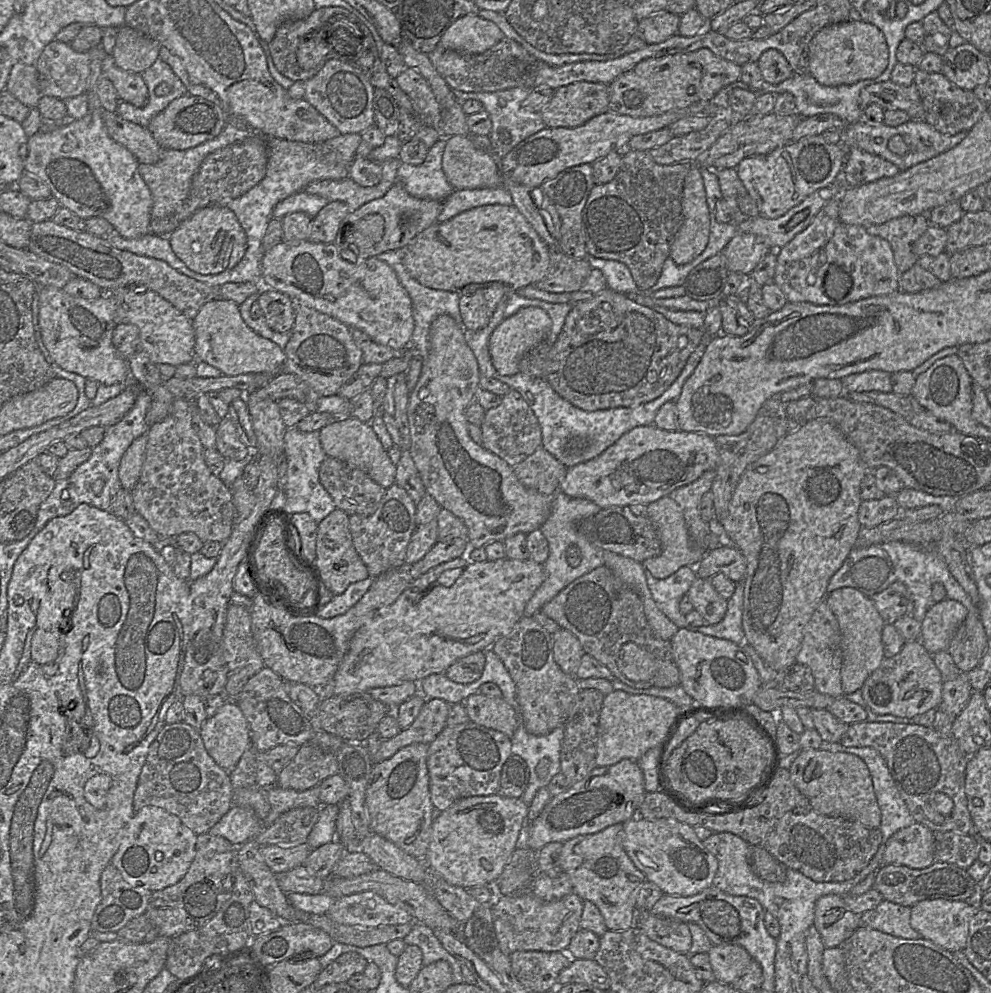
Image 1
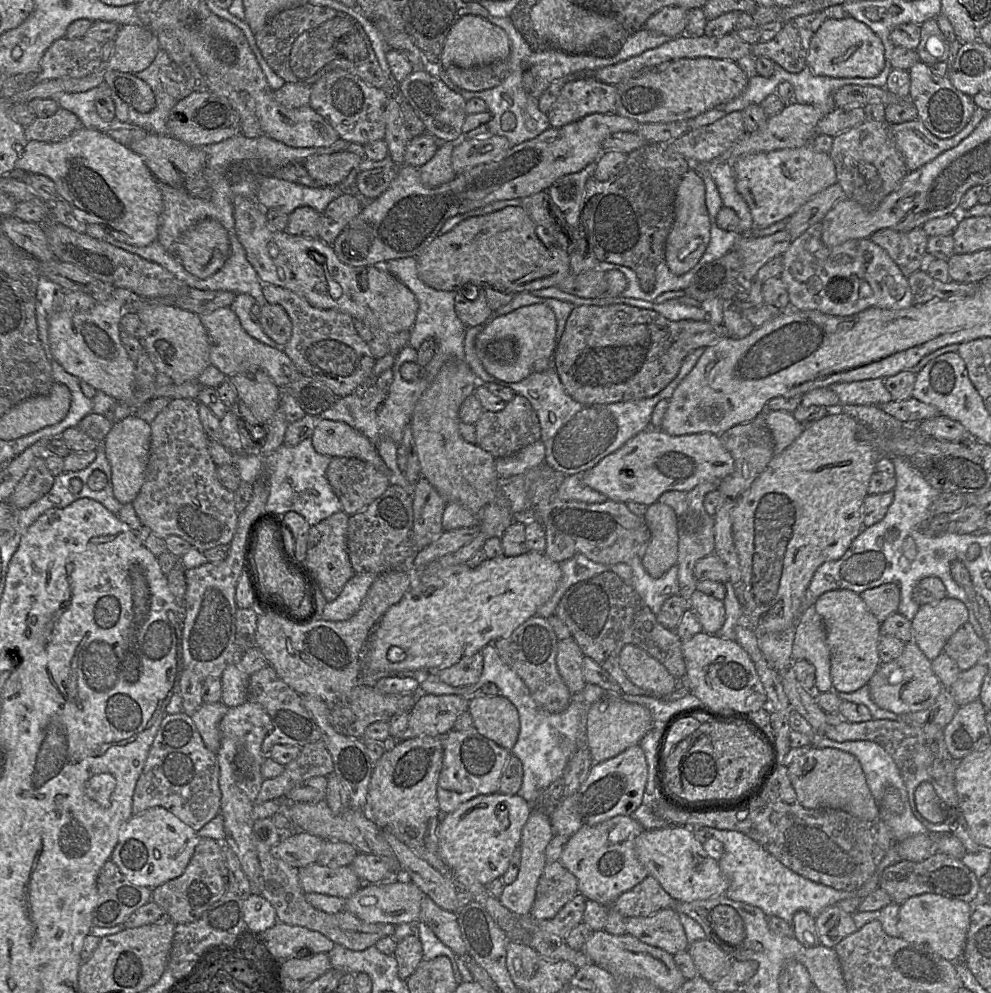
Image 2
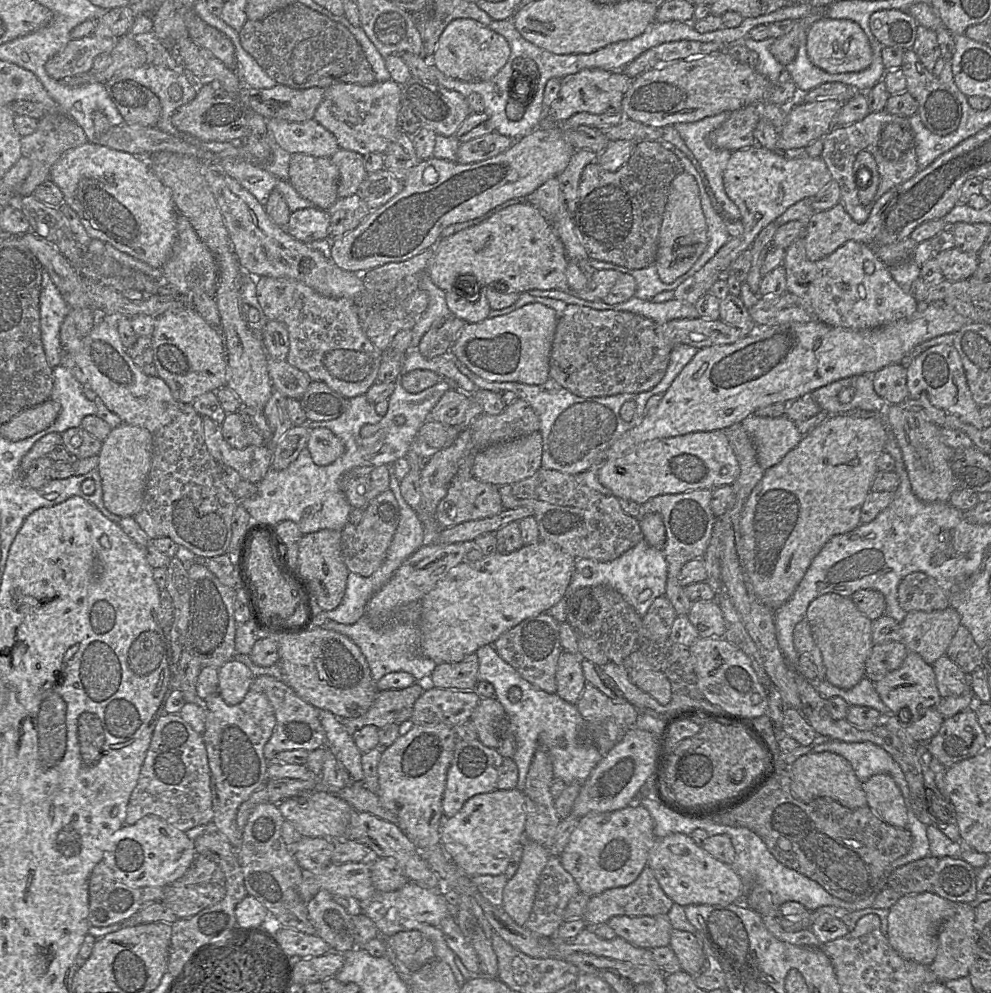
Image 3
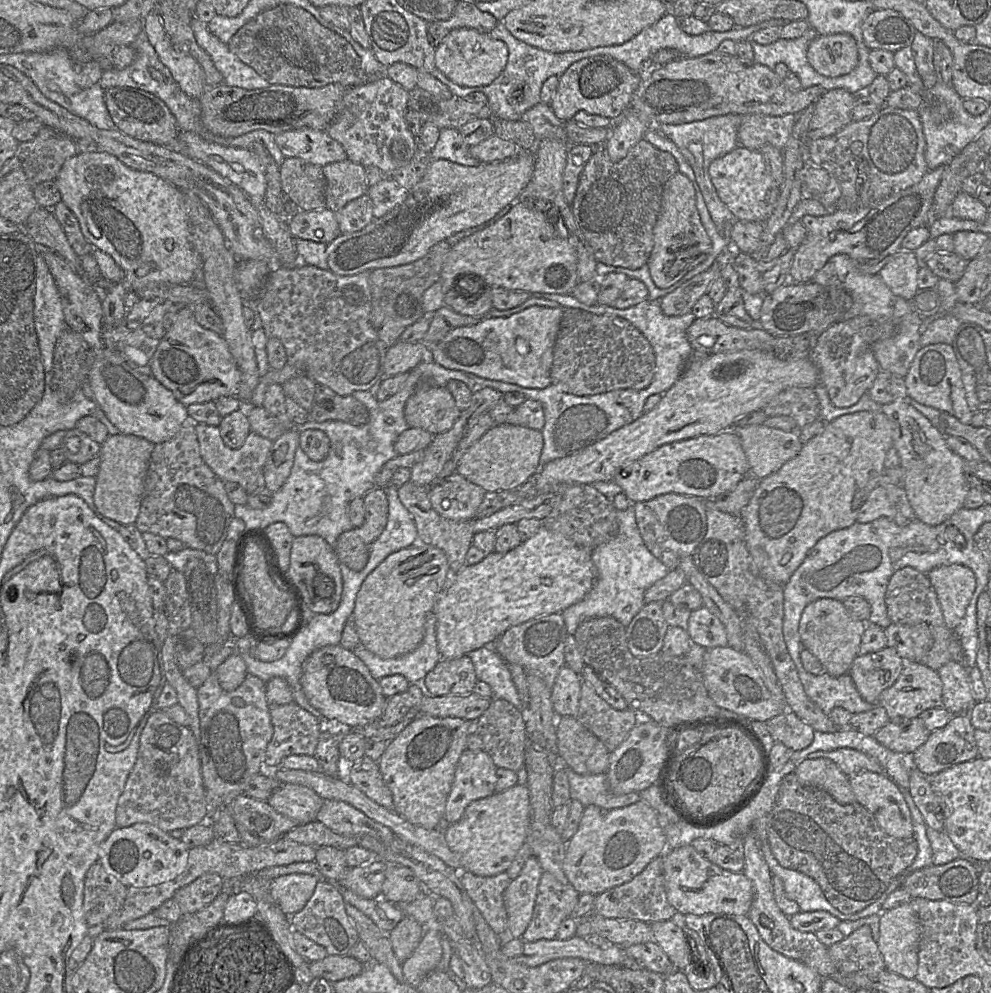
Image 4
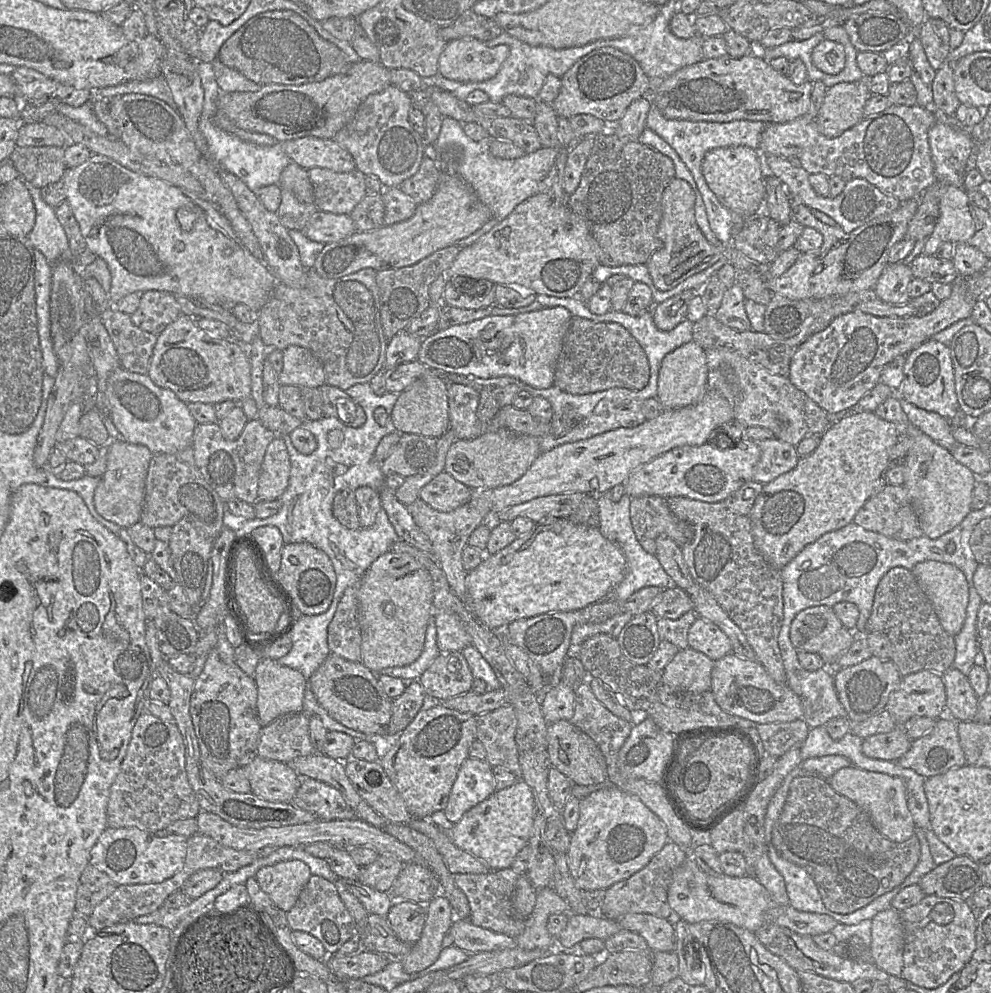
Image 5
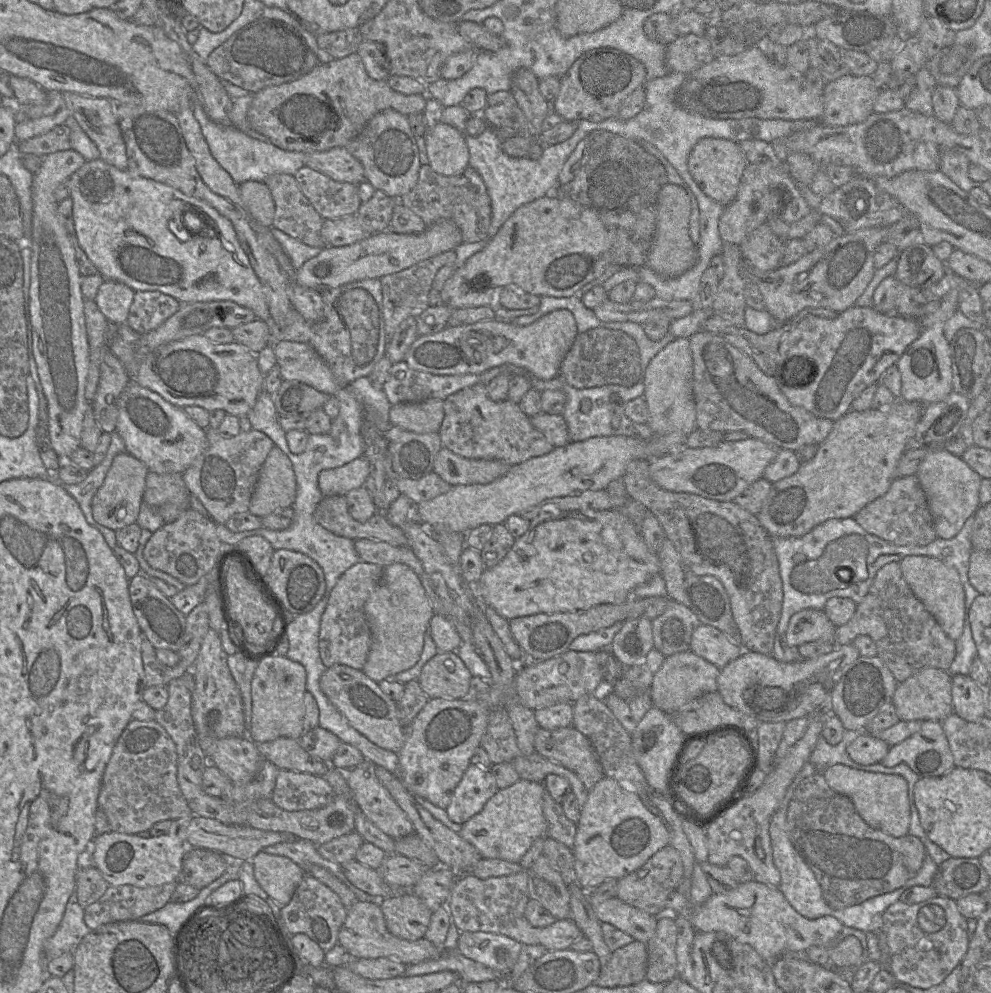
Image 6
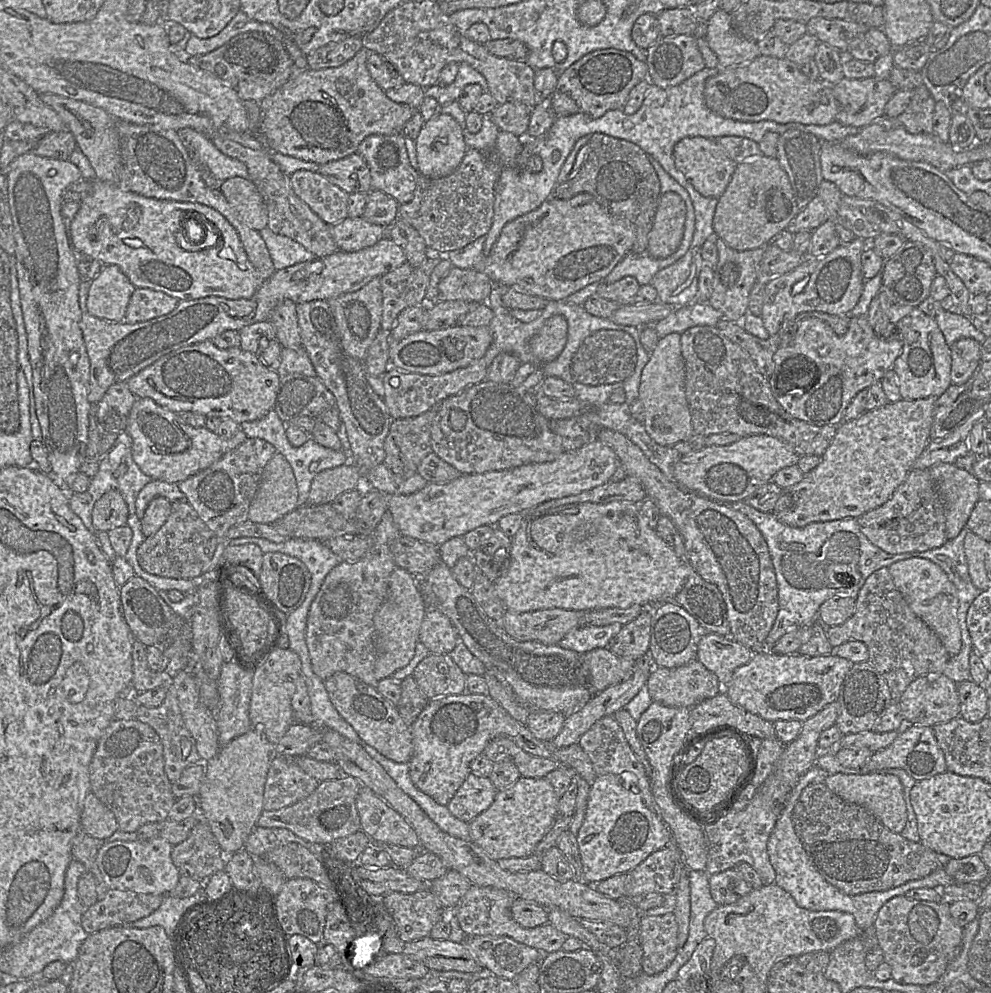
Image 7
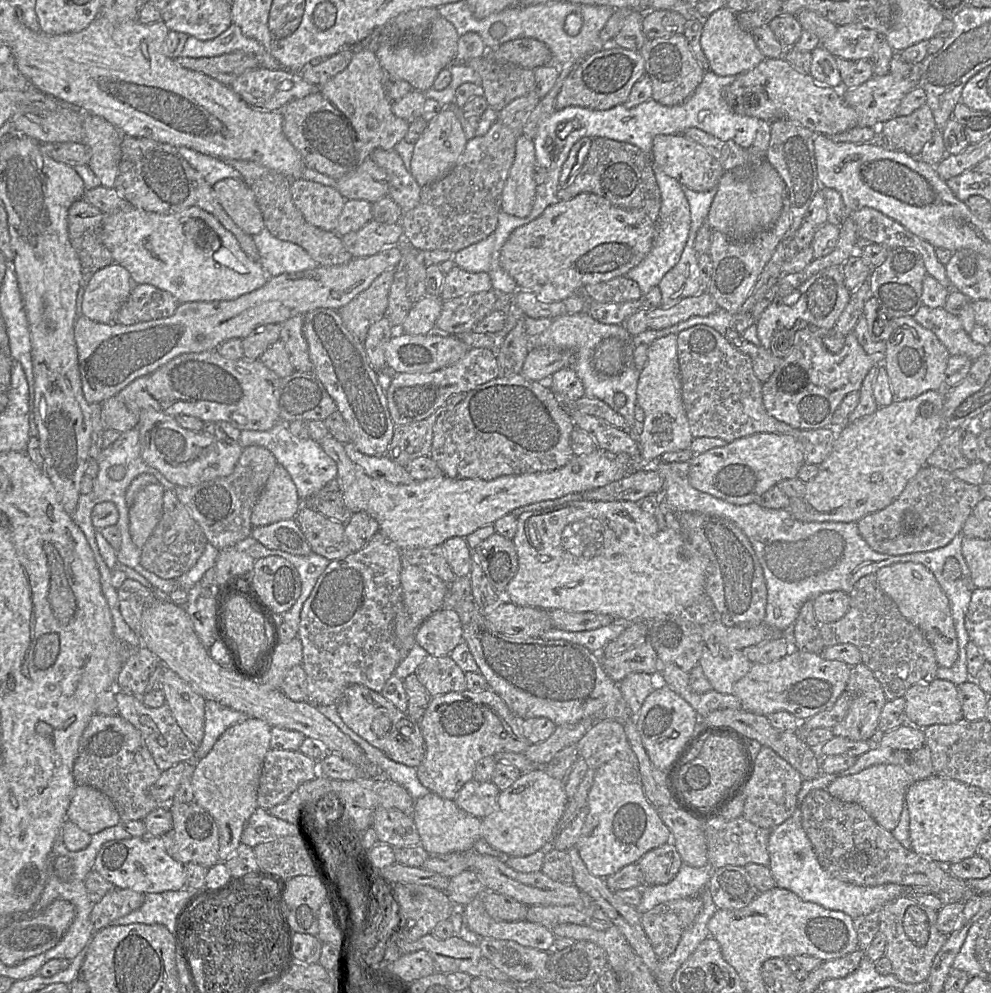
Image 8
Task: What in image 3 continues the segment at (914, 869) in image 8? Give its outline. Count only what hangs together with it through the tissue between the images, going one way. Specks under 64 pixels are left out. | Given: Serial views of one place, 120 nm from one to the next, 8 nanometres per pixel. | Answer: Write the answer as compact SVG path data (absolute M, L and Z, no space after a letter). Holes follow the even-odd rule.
M789 769L777 771L767 785L742 806L704 819L751 830L763 840L780 863L814 880L829 894L846 902L857 902L868 898L872 893L878 893L878 884L885 869L907 854L912 846L912 835L907 829L885 823L868 805L850 809L829 797L819 797L810 802L796 799L791 793Z

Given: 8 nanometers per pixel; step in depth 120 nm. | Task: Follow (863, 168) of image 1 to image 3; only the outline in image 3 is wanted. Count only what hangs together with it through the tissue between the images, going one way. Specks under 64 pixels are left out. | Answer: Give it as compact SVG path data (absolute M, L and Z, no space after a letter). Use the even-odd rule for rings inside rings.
M885 110L870 112L862 120L855 123L834 126L822 137L823 149L820 157L826 163L832 180L836 181L840 187L840 203L857 223L864 223L867 220L872 207L872 205L861 203L854 179L854 161L860 151L869 152L877 164L879 185L873 203L888 190L907 181L919 171L914 132L908 118L891 114Z

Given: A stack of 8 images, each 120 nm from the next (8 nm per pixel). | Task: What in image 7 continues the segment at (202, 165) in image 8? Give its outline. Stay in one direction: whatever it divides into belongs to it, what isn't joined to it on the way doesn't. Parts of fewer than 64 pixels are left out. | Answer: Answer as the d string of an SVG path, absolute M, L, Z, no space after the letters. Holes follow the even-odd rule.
M190 128L179 130L178 135L195 160L206 167L218 182L233 177L248 179L247 166L223 154L206 135Z

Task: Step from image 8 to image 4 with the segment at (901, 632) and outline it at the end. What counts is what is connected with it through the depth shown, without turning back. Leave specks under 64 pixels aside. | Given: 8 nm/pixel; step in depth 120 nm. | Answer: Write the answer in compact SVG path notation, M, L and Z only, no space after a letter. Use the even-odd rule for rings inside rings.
M904 567L896 571L888 583L885 604L888 617L893 624L917 625L926 623L930 627L933 635L933 645L919 663L937 671L952 660L949 652L949 643L953 631L949 630L944 622L937 594L927 574L921 573L912 567Z

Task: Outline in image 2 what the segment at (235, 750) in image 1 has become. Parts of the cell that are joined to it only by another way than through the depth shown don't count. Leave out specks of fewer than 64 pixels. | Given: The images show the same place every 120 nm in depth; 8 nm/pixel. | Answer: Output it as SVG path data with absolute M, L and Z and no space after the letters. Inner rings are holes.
M221 702L203 703L191 716L205 746L215 754L220 747L219 723L228 709Z

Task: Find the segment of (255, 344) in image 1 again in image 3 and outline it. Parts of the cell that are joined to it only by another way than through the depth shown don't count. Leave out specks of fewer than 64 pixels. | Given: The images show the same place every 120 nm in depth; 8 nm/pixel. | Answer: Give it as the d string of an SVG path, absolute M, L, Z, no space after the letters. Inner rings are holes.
M268 357L268 373L274 389L287 398L300 400L306 392L311 379L286 360L275 360Z

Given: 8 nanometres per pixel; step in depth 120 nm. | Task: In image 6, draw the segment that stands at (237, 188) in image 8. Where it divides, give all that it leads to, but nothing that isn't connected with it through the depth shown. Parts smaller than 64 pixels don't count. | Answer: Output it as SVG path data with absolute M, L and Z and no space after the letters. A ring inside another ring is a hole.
M246 181L238 185L243 207L257 224L271 227L275 214L272 194L264 182Z

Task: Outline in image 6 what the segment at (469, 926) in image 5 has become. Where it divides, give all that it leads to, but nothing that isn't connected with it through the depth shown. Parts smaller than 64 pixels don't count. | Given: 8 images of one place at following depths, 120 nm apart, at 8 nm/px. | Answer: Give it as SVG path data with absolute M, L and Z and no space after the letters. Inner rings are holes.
M460 932L457 950L459 953L475 962L481 963L495 971L503 972L509 977L509 972L516 964L523 945L518 941L501 934L491 932Z

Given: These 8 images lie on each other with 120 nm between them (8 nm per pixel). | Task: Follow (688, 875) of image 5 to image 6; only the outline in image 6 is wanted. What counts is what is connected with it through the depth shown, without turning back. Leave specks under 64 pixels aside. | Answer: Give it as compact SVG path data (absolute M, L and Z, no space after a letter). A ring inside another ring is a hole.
M755 880L739 883L737 887L724 893L713 893L700 907L692 907L683 894L674 891L666 899L665 906L675 910L678 915L688 915L697 932L724 932L741 943L749 944L767 962L775 961L785 952L806 951L811 946L830 944L844 927L838 919L830 915L817 919L803 917L791 906L779 887Z

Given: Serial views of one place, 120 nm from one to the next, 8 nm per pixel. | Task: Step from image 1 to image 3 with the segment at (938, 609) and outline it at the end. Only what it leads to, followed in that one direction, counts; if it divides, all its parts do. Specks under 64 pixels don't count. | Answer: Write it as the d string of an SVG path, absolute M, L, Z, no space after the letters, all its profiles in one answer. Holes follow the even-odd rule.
M952 607L932 612L907 613L900 623L901 642L908 652L919 654L929 665L946 654L960 626L960 615Z

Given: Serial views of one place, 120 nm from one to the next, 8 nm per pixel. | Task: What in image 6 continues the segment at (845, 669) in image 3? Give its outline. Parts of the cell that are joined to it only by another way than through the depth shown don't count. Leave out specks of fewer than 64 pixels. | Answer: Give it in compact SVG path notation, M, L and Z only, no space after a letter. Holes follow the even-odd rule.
M804 609L790 618L786 642L791 648L813 641L834 643L835 630L823 610Z

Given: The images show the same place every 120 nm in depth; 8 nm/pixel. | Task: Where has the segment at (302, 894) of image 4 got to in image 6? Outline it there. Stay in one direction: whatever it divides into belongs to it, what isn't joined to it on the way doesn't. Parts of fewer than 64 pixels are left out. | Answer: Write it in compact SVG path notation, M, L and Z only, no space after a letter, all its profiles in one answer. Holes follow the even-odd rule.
M264 851L257 853L251 863L257 883L279 908L290 902L306 875L304 870L289 858Z

